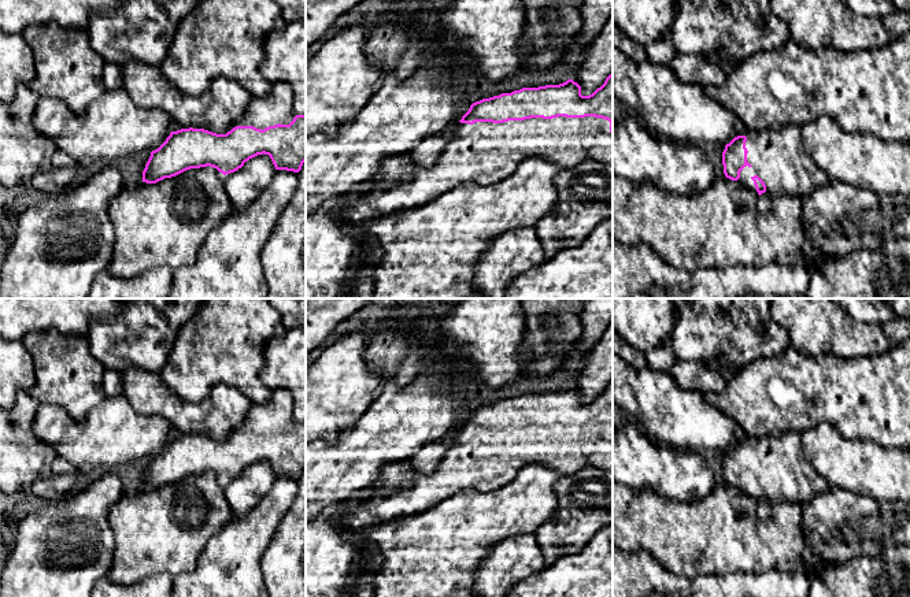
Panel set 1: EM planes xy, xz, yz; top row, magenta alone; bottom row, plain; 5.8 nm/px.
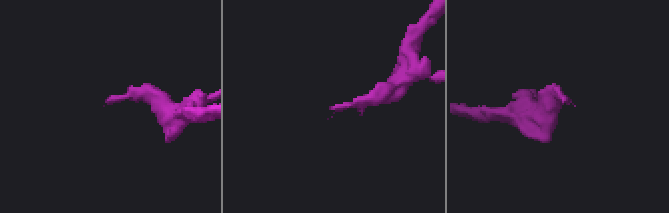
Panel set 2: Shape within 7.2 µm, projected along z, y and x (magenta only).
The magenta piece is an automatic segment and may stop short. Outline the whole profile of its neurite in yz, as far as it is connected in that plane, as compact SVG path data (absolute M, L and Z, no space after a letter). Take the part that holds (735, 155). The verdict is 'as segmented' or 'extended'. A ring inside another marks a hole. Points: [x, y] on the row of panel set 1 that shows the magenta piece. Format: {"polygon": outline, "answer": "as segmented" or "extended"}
{"polygon": "M802 126L750 131L735 137L722 152L724 174L759 194L759 211L767 211L777 194L804 197L817 188L833 183L807 153Z", "answer": "extended"}

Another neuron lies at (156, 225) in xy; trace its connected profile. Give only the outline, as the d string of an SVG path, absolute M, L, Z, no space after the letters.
M207 166L156 183L141 182L123 189L110 204L115 241L107 271L132 278L148 268L167 267L174 271L192 266L207 234L229 215L238 212L225 192L223 177L217 168Z

